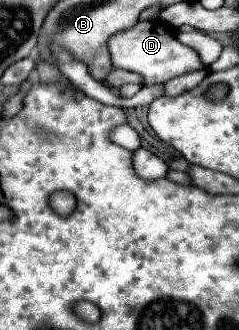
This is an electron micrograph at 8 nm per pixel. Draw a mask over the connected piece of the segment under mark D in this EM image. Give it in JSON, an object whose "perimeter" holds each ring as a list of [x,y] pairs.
{"perimeter":[[[160,20],[138,22],[134,28],[130,28],[126,32],[120,32],[120,34],[114,34],[110,38],[108,46],[110,46],[114,68],[130,70],[130,72],[136,72],[136,74],[144,76],[146,86],[162,84],[162,82],[168,82],[176,76],[182,76],[182,74],[204,68],[200,56],[192,48],[180,44],[176,40],[174,32],[168,30],[168,26],[164,26],[164,22],[160,22]]]}

